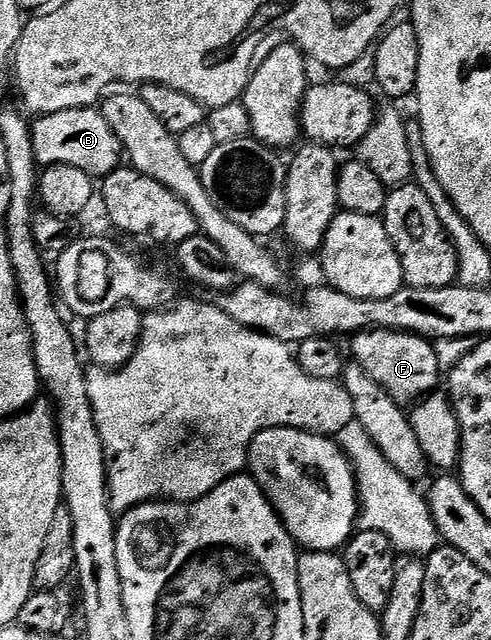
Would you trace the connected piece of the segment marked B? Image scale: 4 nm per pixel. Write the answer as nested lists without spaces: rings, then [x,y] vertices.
[[[96,106],[63,109],[59,113],[42,115],[32,120],[35,157],[42,168],[74,166],[92,177],[104,177],[123,163],[123,148],[119,137],[107,125]]]

